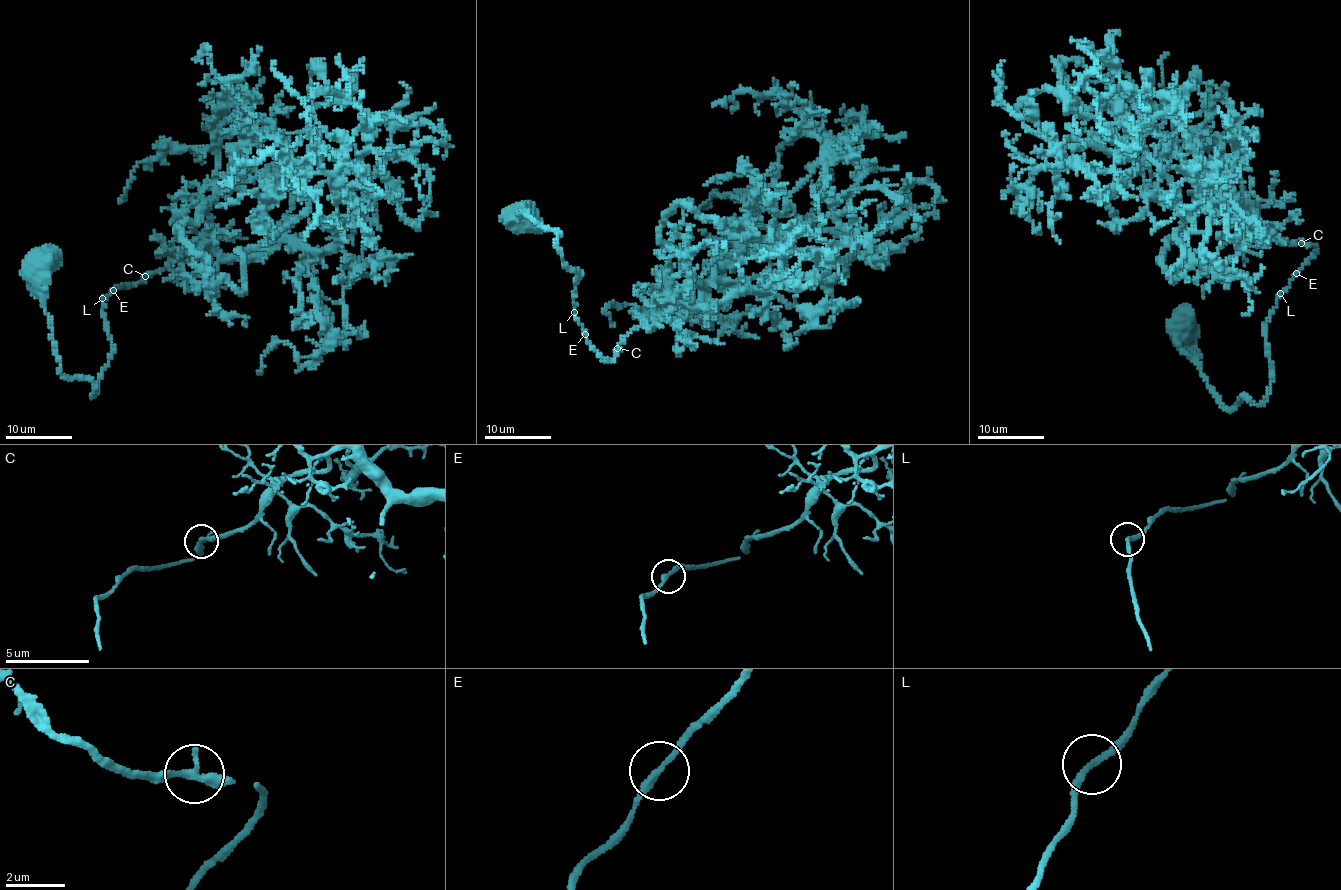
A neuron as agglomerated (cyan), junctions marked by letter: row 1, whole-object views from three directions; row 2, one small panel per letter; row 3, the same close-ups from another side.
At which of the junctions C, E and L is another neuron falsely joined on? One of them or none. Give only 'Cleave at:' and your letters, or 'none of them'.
Cleave at: none of them

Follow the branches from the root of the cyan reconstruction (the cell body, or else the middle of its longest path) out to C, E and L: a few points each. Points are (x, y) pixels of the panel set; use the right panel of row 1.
C: (1185, 325), (1188, 351), (1218, 401), (1260, 404), (1271, 381), (1265, 321), (1316, 247), (1301, 243)
E: (1185, 325), (1188, 351), (1218, 401), (1227, 408), (1243, 397), (1260, 404), (1271, 381), (1265, 321), (1297, 273)
L: (1185, 325), (1188, 351), (1218, 401), (1227, 408), (1243, 397), (1260, 404), (1271, 381), (1265, 321), (1281, 293)

